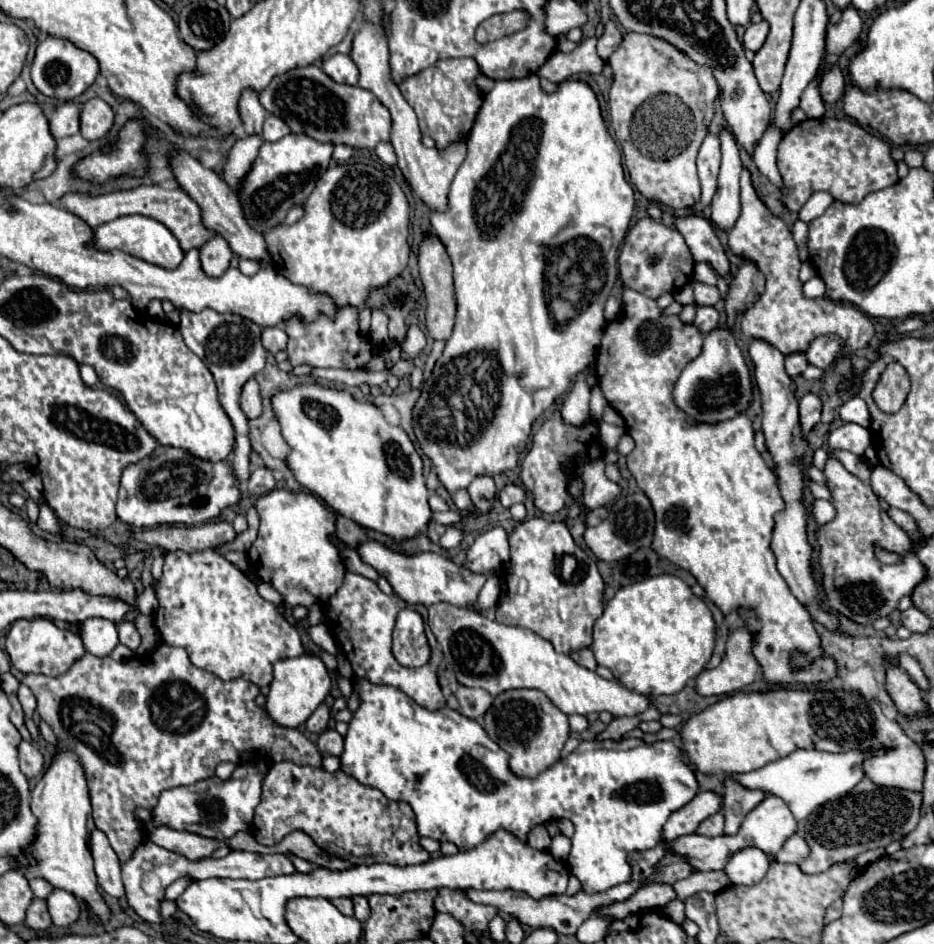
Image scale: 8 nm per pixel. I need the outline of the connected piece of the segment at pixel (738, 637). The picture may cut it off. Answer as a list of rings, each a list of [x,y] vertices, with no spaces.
[[[744,628],[734,630],[726,642],[726,654],[720,666],[704,670],[696,678],[700,696],[722,696],[750,686],[758,676],[758,664],[752,656],[752,634]]]

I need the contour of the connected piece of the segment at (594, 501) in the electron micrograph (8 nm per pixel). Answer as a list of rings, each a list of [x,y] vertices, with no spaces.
[[[592,462],[592,466],[584,466],[582,482],[584,482],[582,502],[584,502],[586,510],[608,506],[622,492],[622,488],[616,482],[612,482],[612,480],[606,478],[606,474],[604,474],[604,462]]]

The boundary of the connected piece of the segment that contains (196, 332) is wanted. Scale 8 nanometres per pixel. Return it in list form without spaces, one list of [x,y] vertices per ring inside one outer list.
[[[202,310],[202,312],[186,312],[180,314],[180,332],[184,336],[184,342],[188,348],[208,366],[212,372],[216,386],[218,386],[218,402],[224,408],[226,416],[230,418],[234,432],[236,432],[236,446],[234,446],[234,458],[232,458],[232,470],[240,484],[248,482],[248,460],[250,460],[250,428],[248,418],[244,410],[240,408],[240,392],[242,386],[254,378],[266,364],[266,350],[260,342],[262,328],[254,324],[252,320],[246,320],[236,314],[218,314],[214,310]]]

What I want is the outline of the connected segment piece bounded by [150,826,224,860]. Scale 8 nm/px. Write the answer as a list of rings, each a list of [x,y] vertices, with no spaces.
[[[160,826],[150,834],[150,840],[166,850],[172,850],[176,854],[182,854],[186,858],[198,860],[198,858],[206,858],[210,856],[216,848],[224,846],[224,842],[216,842],[210,838],[202,838],[196,834],[188,834],[188,832],[176,832],[172,828]]]

